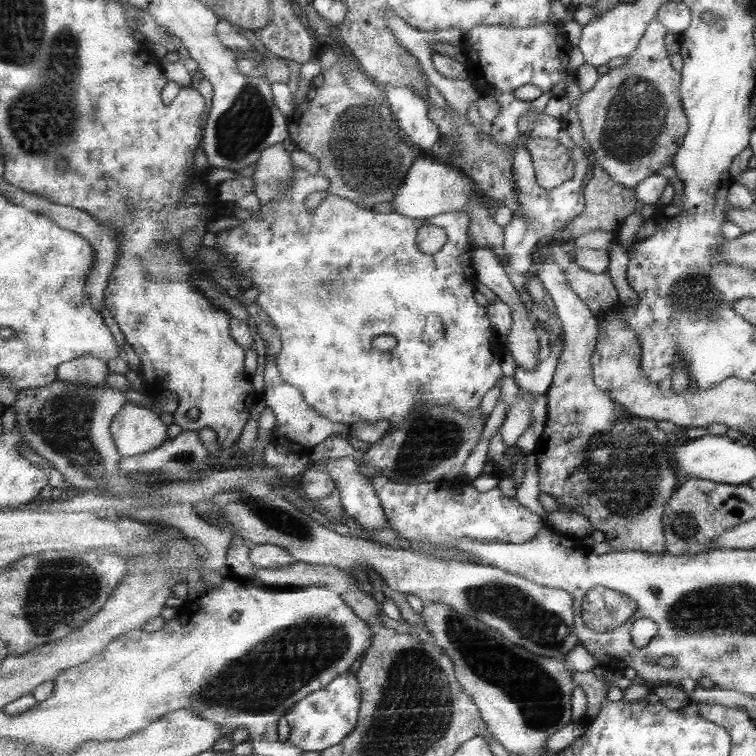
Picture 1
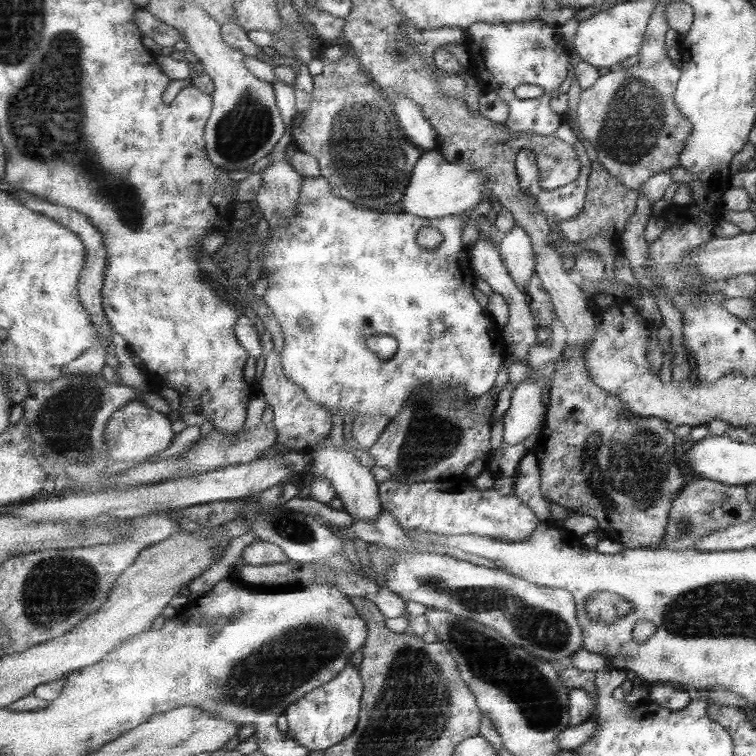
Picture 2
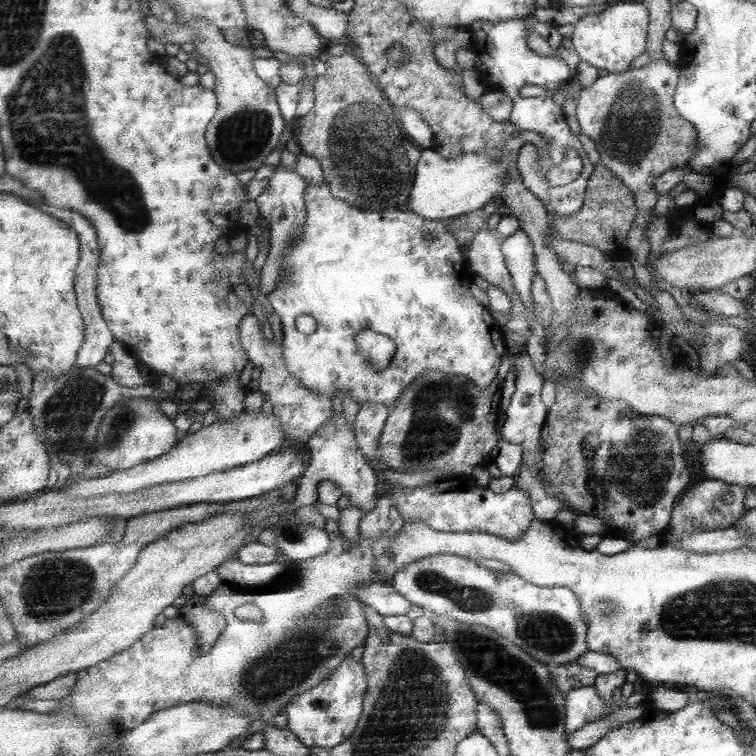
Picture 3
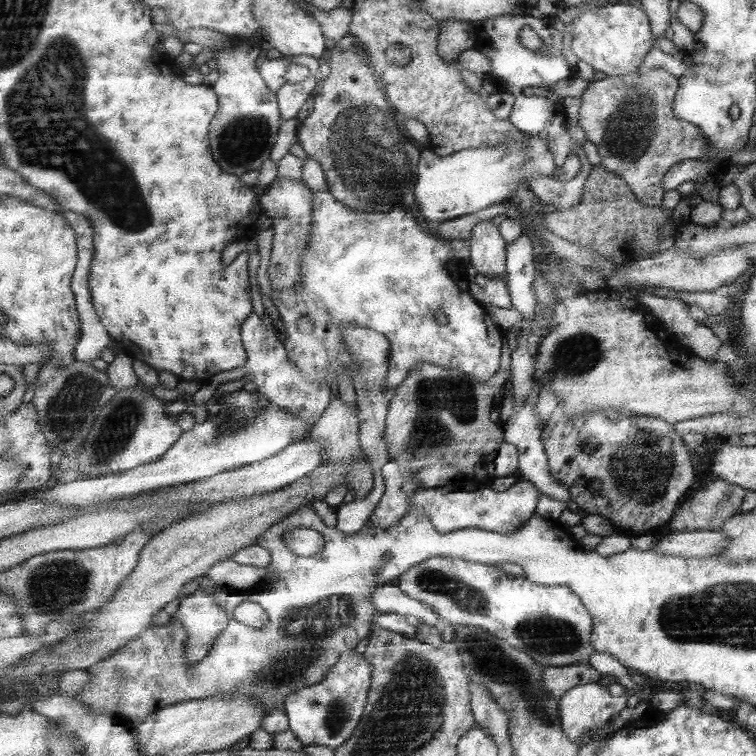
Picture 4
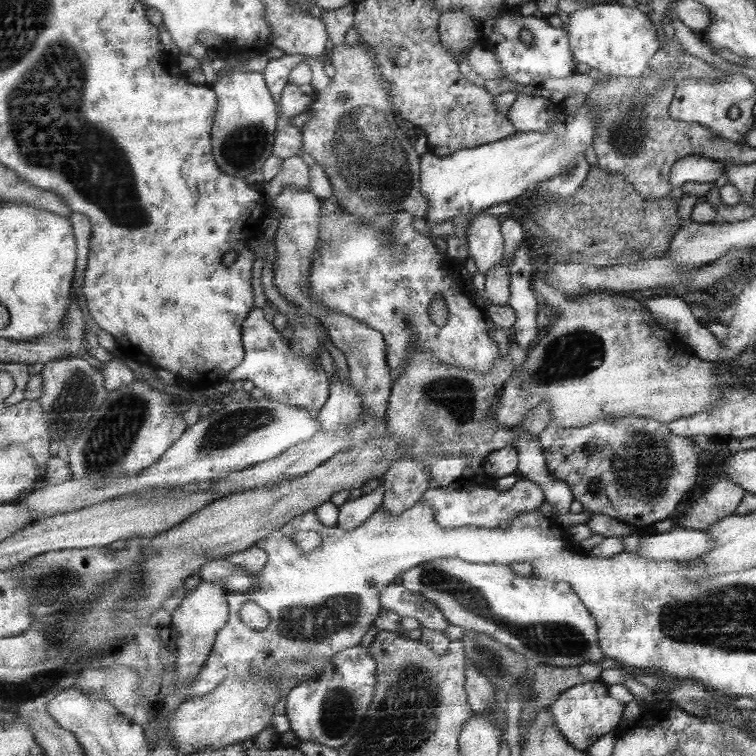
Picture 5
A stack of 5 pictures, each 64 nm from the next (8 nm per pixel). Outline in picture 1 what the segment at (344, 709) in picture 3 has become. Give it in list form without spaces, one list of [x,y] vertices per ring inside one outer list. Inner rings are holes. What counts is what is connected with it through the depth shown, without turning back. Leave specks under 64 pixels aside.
[[[343,674],[327,688],[313,692],[313,696],[301,700],[285,718],[291,722],[291,744],[303,752],[325,752],[343,744],[359,724],[363,704],[363,688],[357,674]]]

